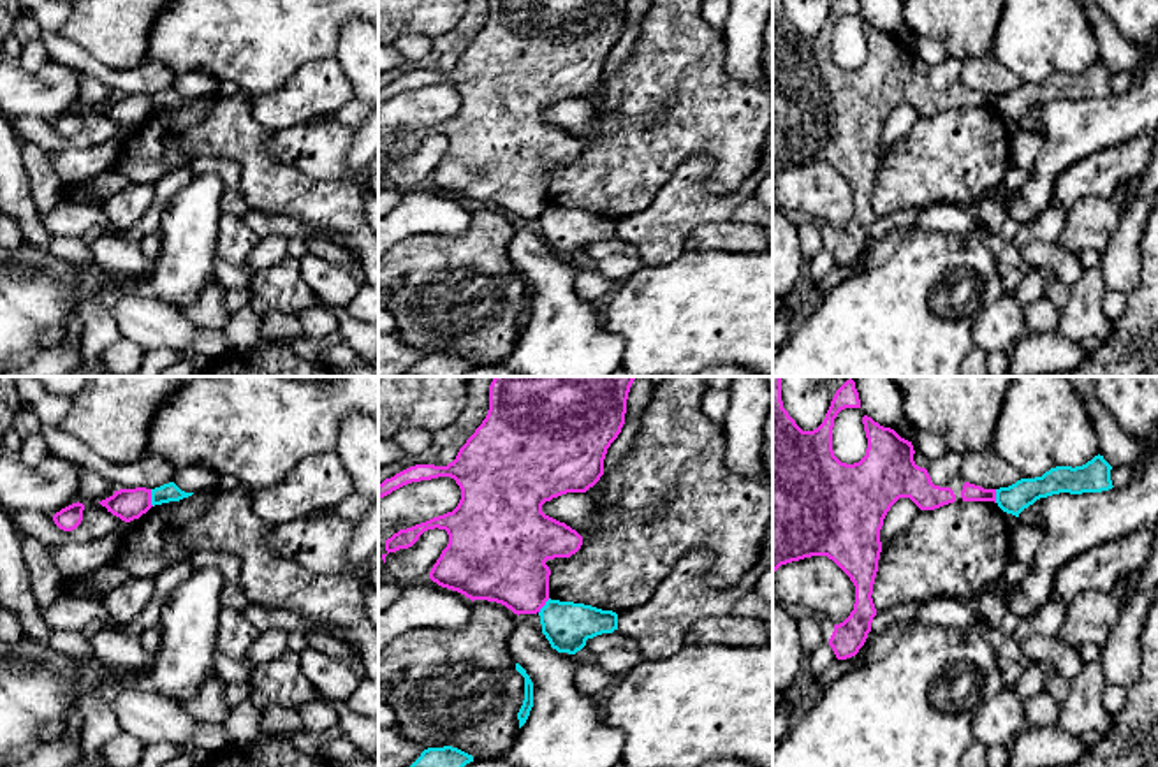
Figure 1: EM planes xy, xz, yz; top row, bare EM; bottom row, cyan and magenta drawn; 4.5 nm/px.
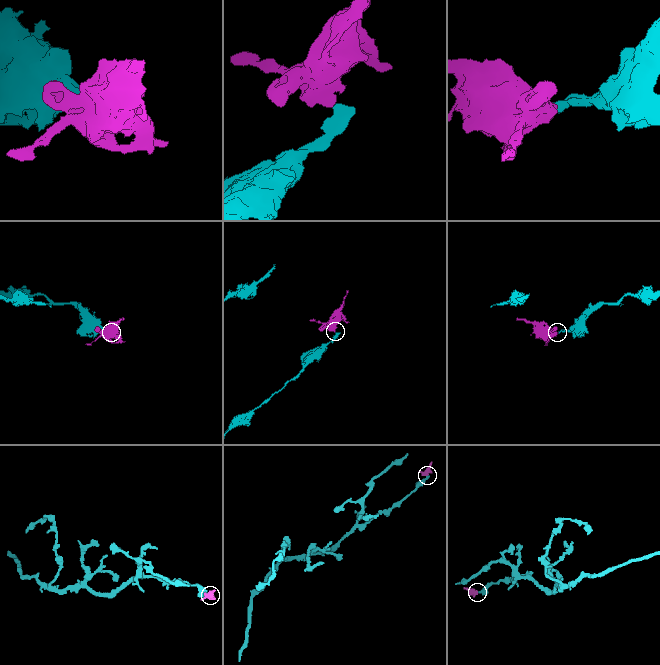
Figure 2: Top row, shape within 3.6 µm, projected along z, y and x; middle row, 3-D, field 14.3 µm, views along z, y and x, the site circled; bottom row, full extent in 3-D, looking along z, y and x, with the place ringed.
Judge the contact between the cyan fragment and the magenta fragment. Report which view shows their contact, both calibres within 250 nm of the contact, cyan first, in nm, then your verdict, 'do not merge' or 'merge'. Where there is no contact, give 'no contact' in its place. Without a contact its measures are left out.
contact in xy; calibres 90 and 140 nm; do not merge

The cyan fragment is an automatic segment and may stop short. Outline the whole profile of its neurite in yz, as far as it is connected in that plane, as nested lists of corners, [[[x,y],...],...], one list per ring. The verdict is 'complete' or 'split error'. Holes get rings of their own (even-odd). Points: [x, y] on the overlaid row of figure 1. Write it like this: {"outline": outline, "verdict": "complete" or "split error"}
{"outline": [[[1100,454],[1082,466],[1056,466],[1042,477],[1021,478],[1008,487],[996,489],[996,503],[1003,512],[1019,517],[1024,508],[1040,498],[1112,489],[1110,470],[1112,466]]], "verdict": "complete"}

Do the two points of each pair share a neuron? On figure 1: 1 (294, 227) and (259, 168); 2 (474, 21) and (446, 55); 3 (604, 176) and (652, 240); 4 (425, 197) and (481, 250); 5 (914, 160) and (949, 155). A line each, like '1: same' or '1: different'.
1: different
2: same
3: different
4: different
5: same

